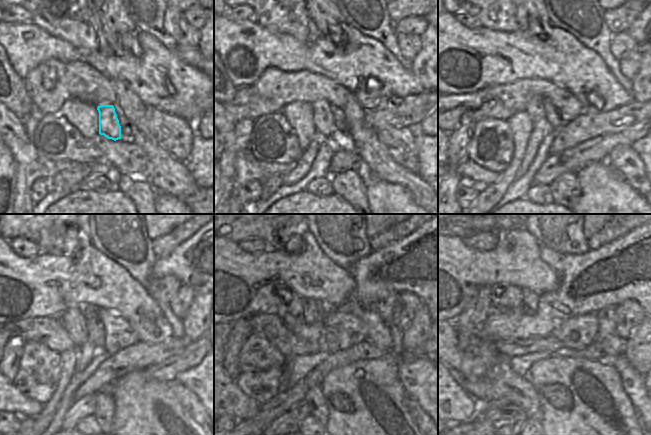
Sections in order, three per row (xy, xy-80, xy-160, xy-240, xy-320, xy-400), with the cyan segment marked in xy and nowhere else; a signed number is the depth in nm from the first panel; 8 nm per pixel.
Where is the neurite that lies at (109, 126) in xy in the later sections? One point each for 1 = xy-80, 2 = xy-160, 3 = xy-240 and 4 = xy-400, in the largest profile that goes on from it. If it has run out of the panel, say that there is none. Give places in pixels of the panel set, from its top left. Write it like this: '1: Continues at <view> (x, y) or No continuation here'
1: Continues at xy-80 (323, 119)
2: Continues at xy-160 (534, 107)
3: Continues at xy-240 (72, 319)
4: Continues at xy-400 (502, 296)

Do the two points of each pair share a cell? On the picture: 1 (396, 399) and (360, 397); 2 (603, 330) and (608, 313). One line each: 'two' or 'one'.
1: one
2: one

